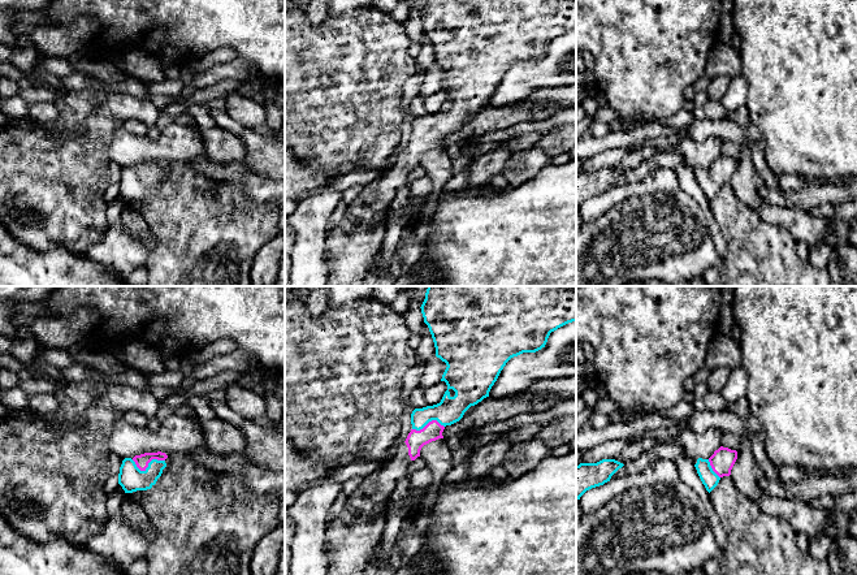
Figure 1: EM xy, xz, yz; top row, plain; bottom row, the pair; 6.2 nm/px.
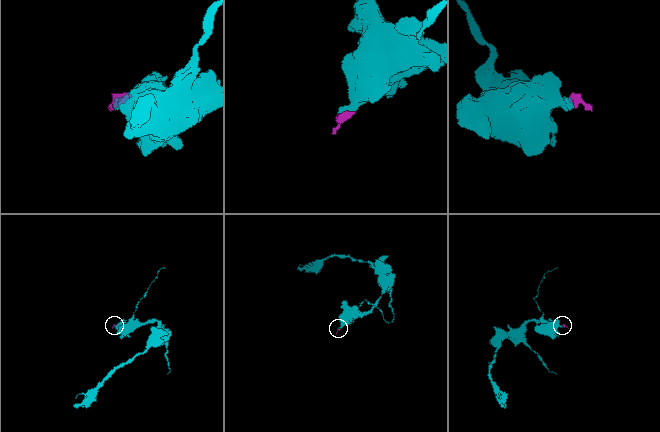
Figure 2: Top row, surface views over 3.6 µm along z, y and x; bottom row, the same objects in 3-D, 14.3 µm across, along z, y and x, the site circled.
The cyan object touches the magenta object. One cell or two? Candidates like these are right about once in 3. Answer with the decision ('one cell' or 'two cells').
one cell

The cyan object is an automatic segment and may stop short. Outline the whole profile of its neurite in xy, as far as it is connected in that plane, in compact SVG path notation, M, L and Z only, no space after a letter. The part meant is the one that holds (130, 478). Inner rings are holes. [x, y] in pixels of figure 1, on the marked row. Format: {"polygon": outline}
{"polygon": "M161 451L125 458L120 467L118 484L125 493L151 489L166 467L166 458Z"}

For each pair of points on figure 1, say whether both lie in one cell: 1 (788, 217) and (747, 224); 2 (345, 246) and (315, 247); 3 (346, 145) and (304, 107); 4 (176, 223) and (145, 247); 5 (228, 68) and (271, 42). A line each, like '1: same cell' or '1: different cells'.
1: different cells
2: different cells
3: same cell
4: different cells
5: different cells

